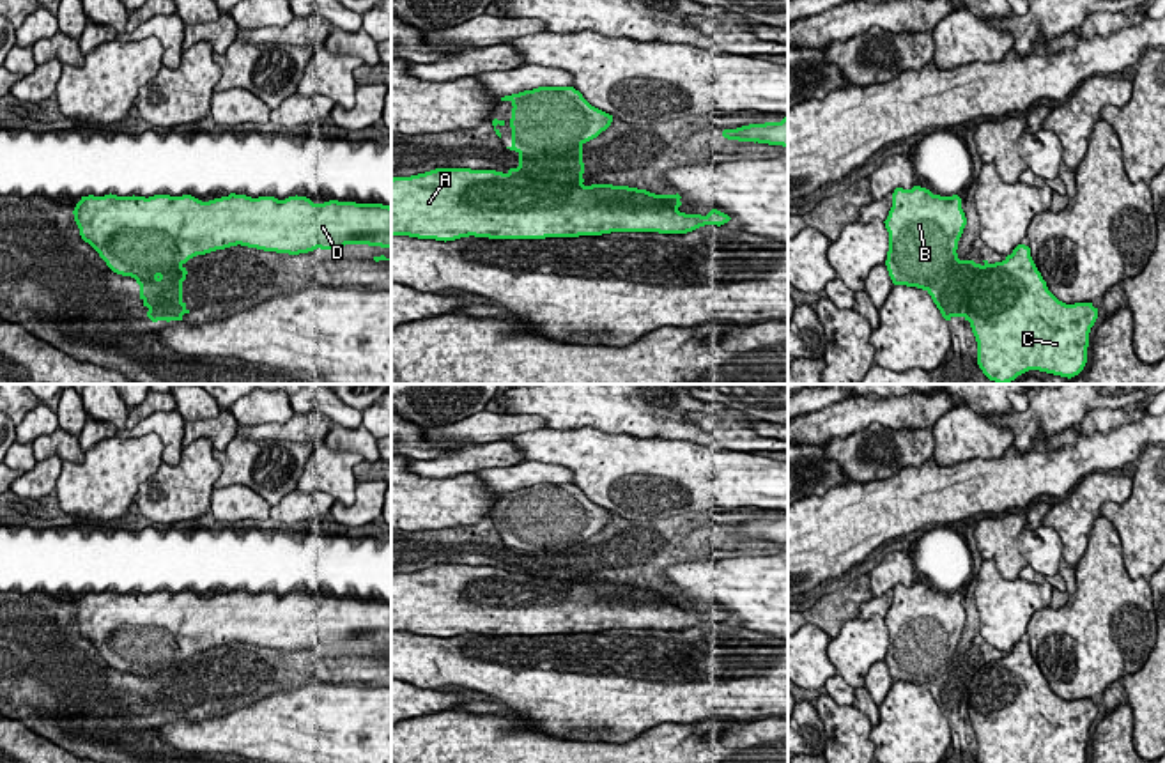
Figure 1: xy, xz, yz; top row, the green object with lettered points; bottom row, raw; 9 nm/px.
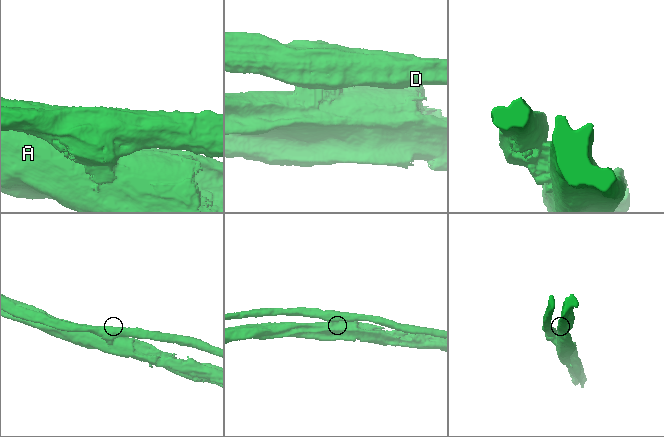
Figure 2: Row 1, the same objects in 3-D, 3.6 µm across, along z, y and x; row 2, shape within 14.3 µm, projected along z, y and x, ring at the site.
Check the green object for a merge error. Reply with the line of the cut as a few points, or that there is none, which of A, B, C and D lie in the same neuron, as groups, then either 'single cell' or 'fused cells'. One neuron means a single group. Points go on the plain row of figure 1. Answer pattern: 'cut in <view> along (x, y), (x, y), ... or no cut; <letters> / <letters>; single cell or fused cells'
cut in xz along (581, 539), (567, 546), (533, 551), (519, 549); A C / B D; fused cells

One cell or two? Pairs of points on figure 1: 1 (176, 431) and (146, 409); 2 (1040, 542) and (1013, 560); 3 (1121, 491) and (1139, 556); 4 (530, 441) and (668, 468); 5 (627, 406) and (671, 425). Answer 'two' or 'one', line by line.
1: two
2: two
3: two
4: one
5: one

